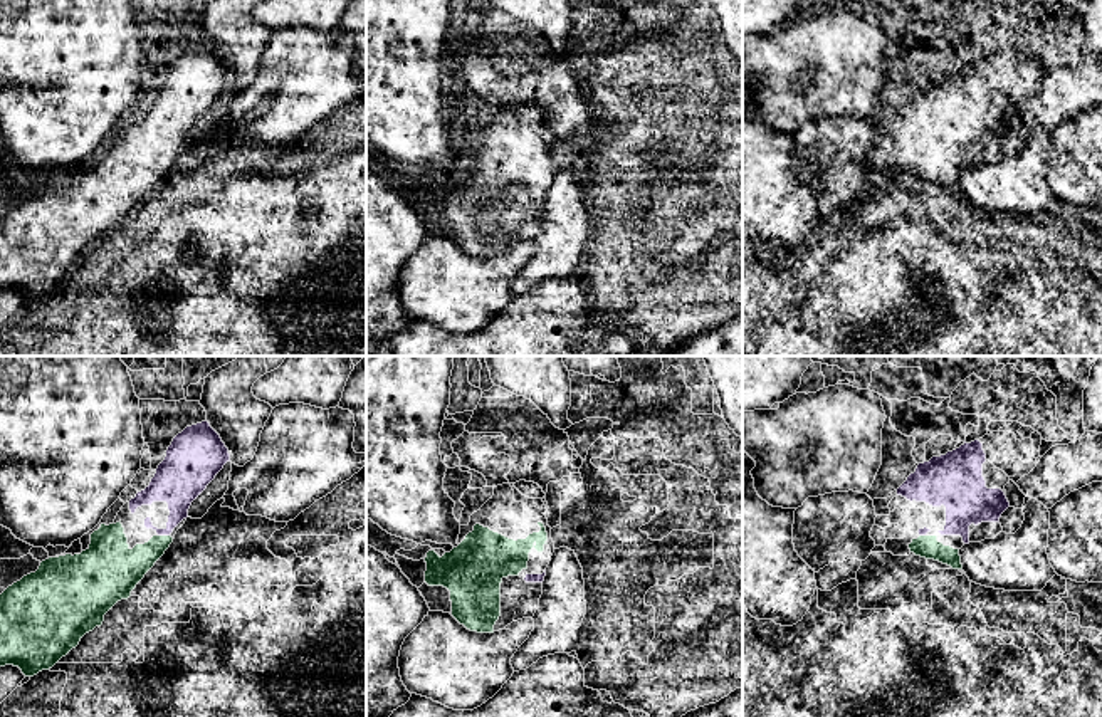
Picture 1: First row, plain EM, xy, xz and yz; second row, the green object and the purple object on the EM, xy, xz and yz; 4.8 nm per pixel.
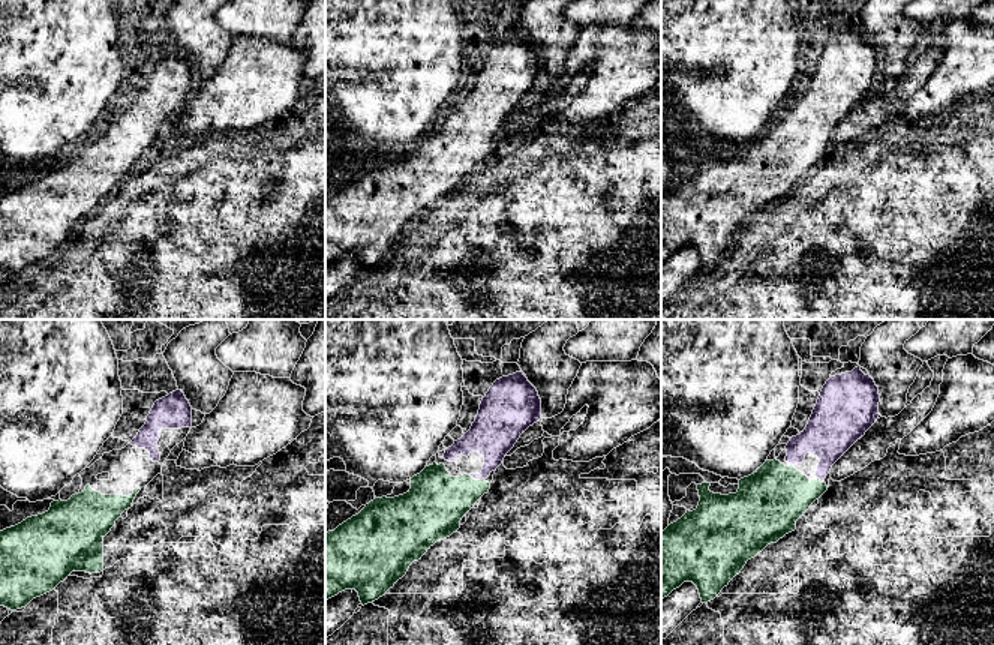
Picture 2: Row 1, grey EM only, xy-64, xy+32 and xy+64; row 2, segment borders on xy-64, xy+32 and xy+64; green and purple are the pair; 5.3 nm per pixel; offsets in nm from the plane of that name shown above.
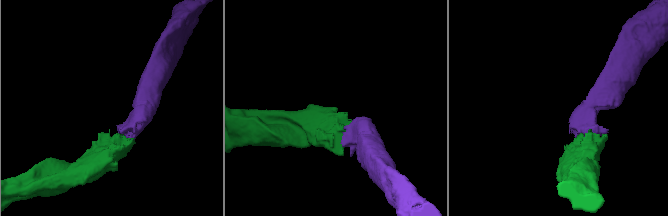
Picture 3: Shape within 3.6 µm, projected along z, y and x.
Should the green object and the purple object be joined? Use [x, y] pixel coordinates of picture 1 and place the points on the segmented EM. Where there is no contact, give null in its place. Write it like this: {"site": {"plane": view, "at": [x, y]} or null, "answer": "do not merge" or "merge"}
{"site": {"plane": "xy", "at": [163, 536]}, "answer": "merge"}

